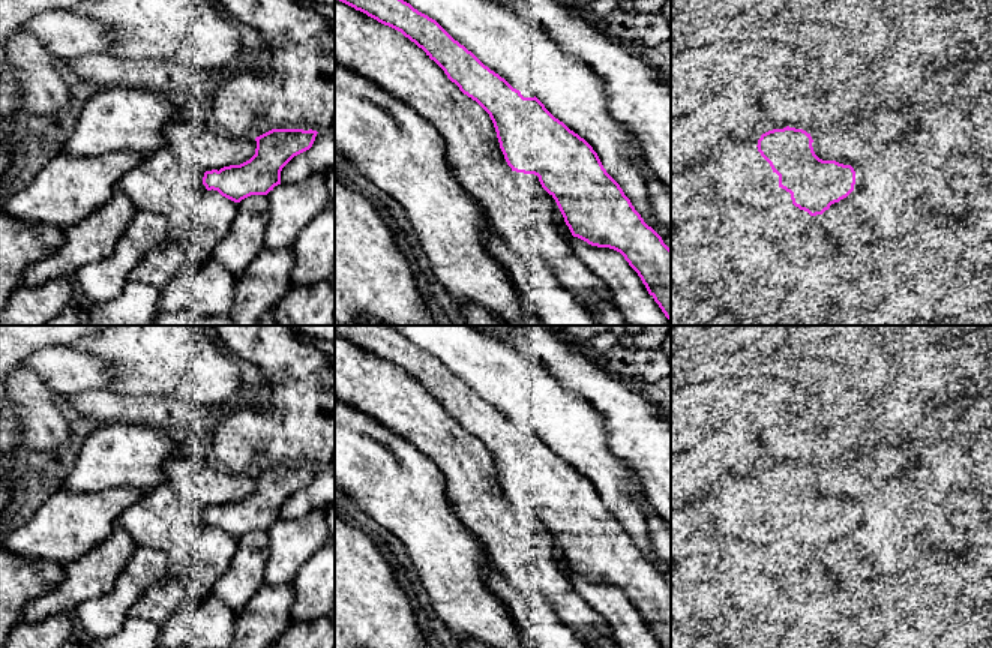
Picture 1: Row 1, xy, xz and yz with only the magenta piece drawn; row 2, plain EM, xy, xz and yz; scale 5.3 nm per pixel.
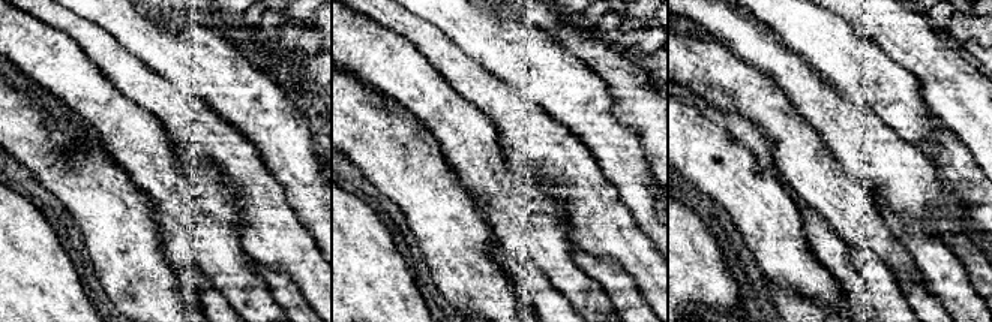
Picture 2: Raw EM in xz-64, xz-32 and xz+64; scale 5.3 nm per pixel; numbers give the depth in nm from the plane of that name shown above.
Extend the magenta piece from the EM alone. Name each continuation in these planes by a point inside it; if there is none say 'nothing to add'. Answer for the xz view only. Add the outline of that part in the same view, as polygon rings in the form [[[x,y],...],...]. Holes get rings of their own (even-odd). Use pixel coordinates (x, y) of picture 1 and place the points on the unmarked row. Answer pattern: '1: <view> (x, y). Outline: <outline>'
nothing to add

